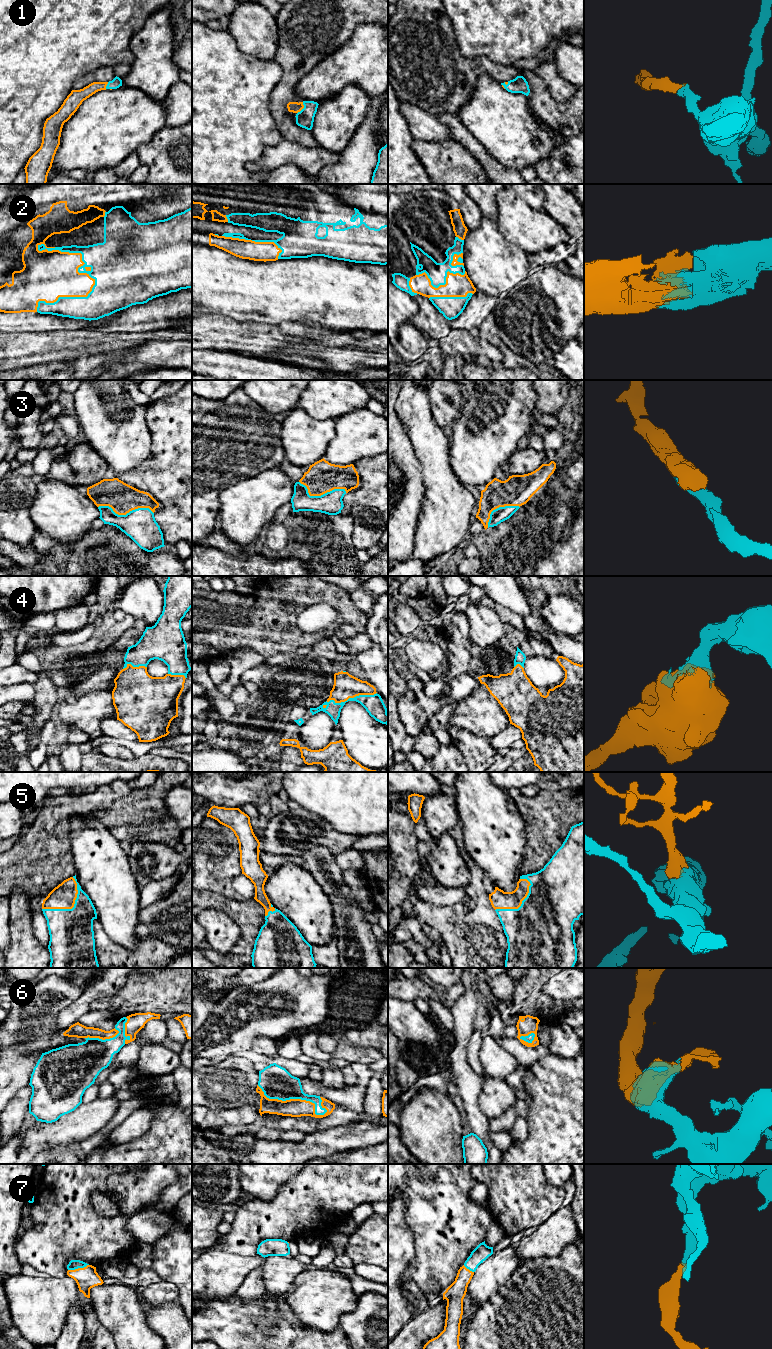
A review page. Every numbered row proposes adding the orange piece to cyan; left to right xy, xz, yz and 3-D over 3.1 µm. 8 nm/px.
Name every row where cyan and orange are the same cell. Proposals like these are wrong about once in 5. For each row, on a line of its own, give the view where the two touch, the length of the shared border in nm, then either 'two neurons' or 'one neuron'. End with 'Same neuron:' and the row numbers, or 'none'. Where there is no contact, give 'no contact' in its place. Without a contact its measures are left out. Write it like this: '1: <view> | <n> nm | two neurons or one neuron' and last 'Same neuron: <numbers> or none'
1: xz | 110 nm | one neuron
2: xy | 600 nm | one neuron
3: xy | 460 nm | one neuron
4: xz | 420 nm | one neuron
5: xy | 360 nm | one neuron
6: xz | 600 nm | one neuron
7: xy | 180 nm | one neuron
Same neuron: 1, 2, 3, 4, 5, 6, 7

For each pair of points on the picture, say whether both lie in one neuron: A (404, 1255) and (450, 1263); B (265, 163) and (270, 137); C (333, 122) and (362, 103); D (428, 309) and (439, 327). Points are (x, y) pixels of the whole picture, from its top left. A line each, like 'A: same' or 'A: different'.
A: different
B: different
C: same
D: same

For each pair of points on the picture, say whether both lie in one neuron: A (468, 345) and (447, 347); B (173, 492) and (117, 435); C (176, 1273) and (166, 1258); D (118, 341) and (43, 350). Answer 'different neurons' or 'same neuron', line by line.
A: same neuron
B: different neurons
C: same neuron
D: same neuron

